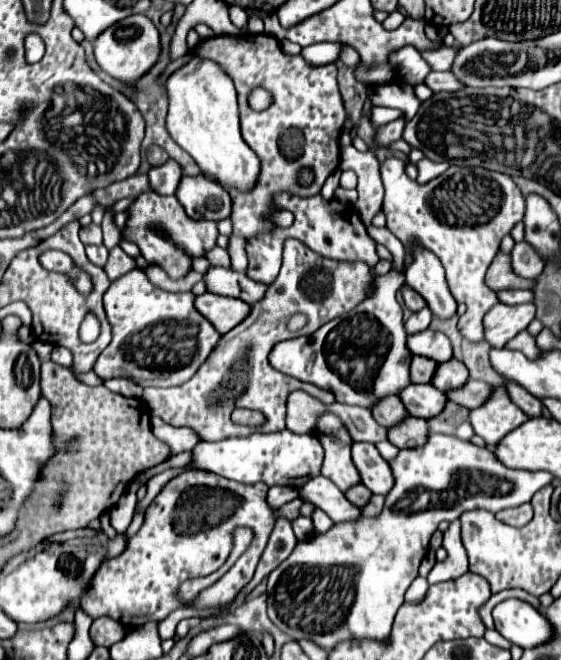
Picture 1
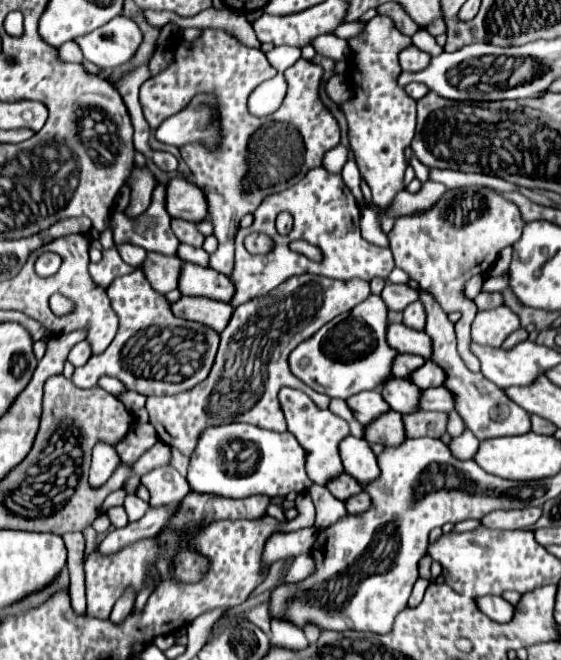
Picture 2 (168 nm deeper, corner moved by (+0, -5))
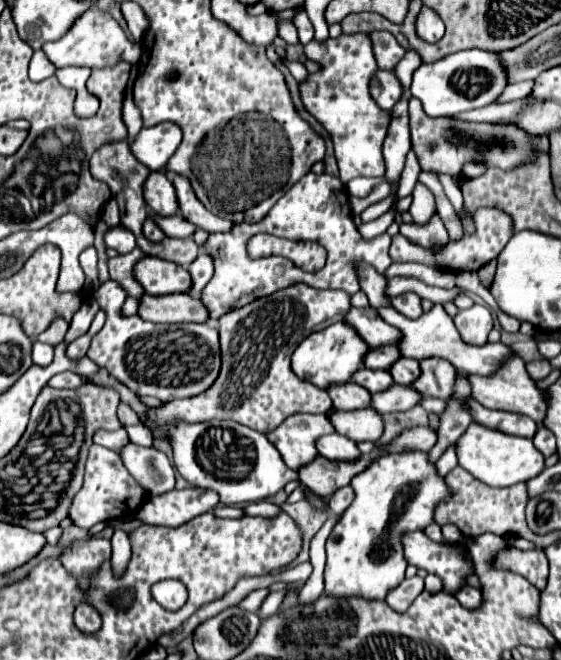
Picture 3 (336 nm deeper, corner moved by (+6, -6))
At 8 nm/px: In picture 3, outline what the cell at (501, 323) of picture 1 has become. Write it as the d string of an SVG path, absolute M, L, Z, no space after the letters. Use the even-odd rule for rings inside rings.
M474 304L468 310L460 310L452 320L460 332L460 338L466 344L482 346L488 340L488 334L492 330L492 316L484 306Z

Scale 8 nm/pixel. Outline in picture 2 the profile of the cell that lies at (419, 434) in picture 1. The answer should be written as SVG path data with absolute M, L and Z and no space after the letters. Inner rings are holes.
M396 411L384 413L374 421L374 425L366 427L366 441L368 443L380 443L384 447L396 447L406 441L406 429L402 415Z

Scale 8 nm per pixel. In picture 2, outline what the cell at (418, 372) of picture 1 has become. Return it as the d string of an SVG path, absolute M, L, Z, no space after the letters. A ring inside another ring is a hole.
M398 355L396 361L394 361L394 377L400 377L400 379L410 379L412 371L416 371L418 367L422 367L424 361L422 357L414 357L414 355Z

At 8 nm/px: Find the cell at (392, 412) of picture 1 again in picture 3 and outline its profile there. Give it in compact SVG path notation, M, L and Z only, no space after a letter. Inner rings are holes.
M336 382L328 386L332 406L338 410L360 410L370 406L370 392L356 382Z

